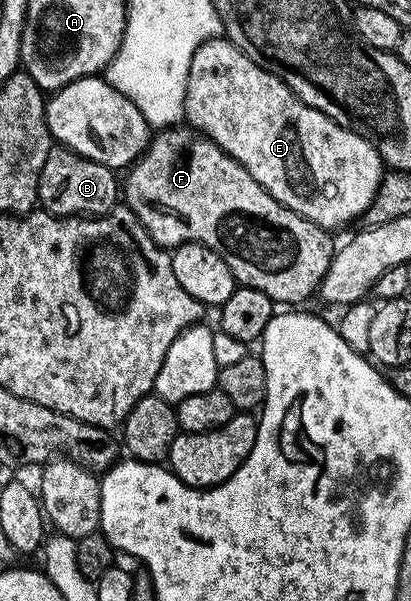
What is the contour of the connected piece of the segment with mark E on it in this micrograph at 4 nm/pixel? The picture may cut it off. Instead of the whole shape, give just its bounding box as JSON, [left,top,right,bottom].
[183,36,385,231]

